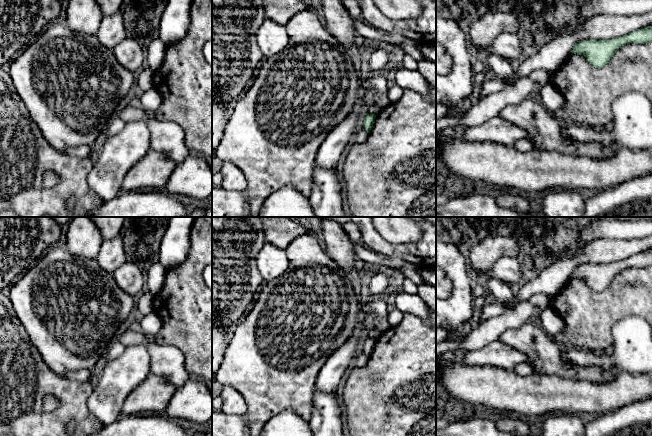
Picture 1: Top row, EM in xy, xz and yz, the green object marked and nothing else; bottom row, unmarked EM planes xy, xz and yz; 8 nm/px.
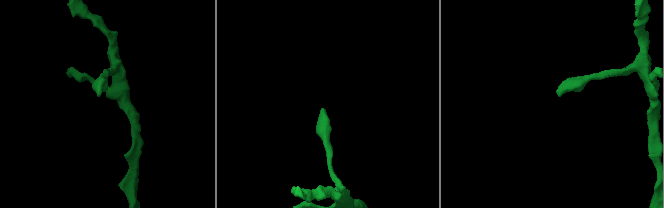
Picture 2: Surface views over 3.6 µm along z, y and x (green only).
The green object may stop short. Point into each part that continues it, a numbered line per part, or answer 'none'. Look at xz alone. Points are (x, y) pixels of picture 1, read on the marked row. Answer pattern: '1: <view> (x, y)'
none

